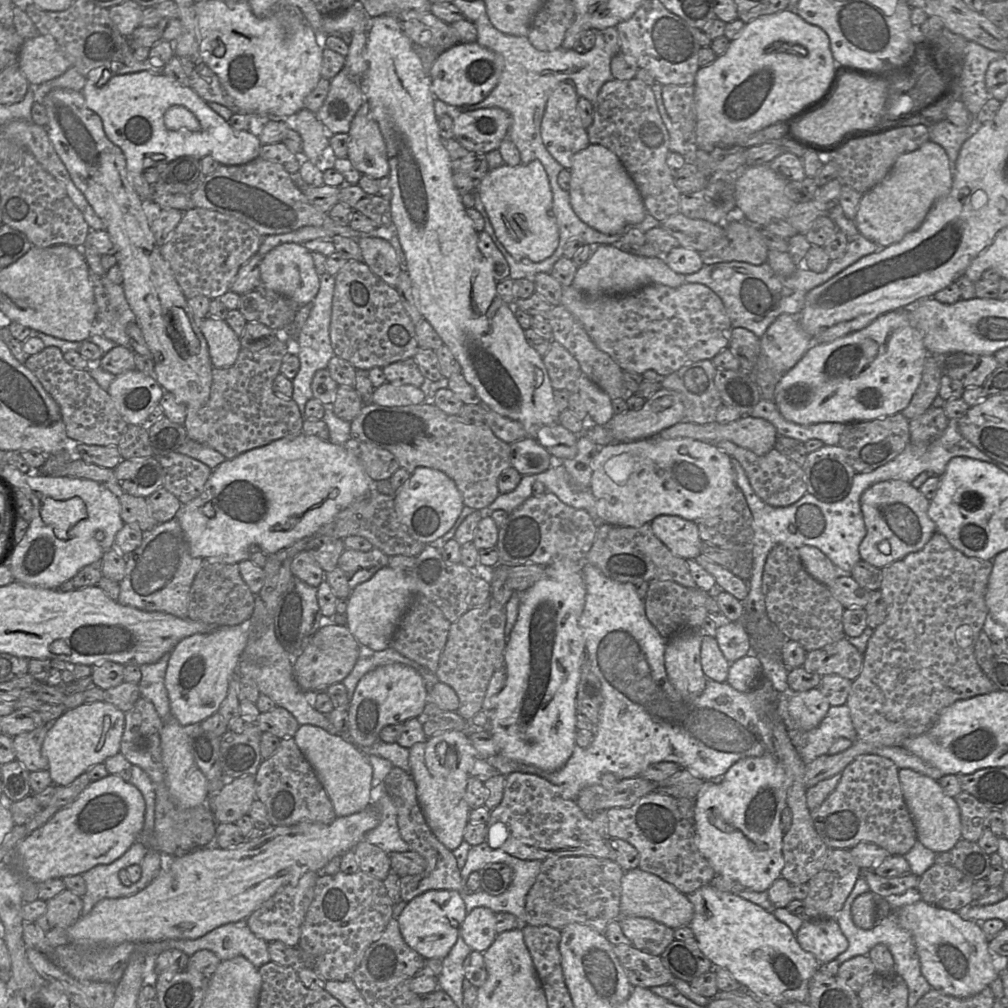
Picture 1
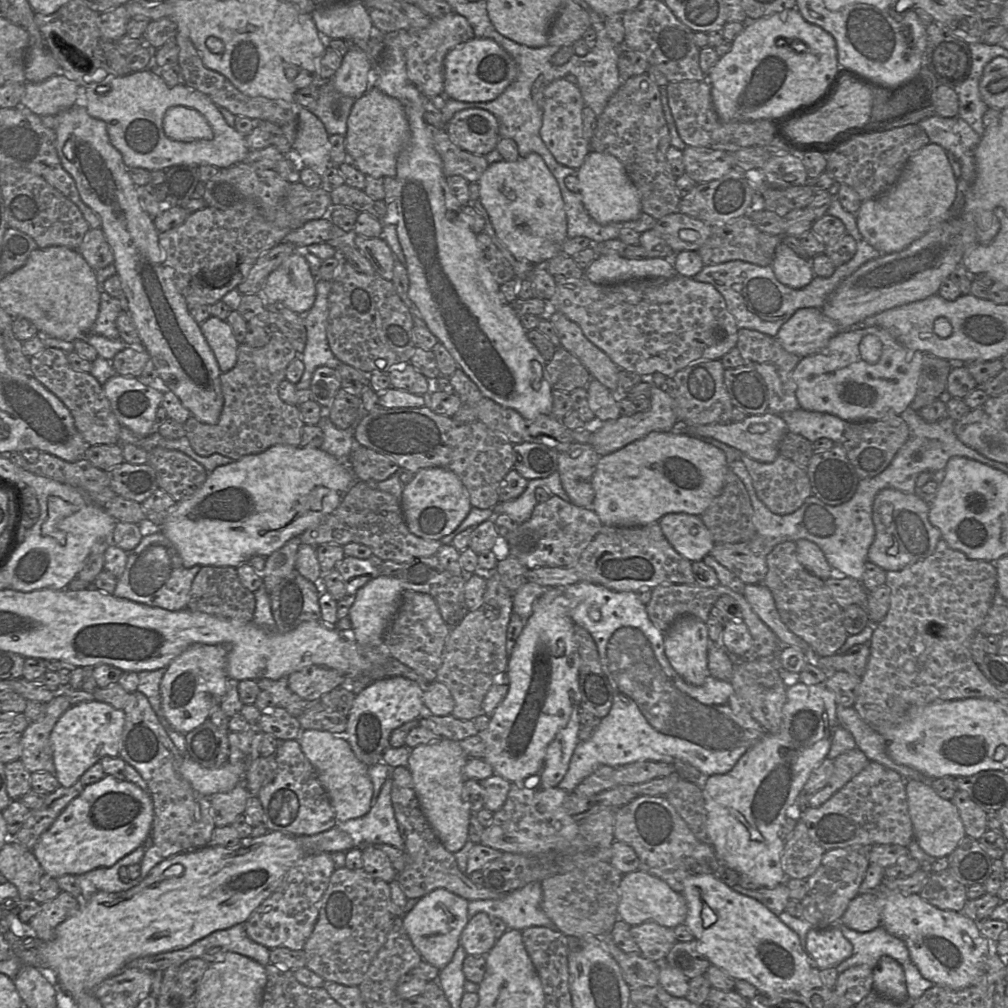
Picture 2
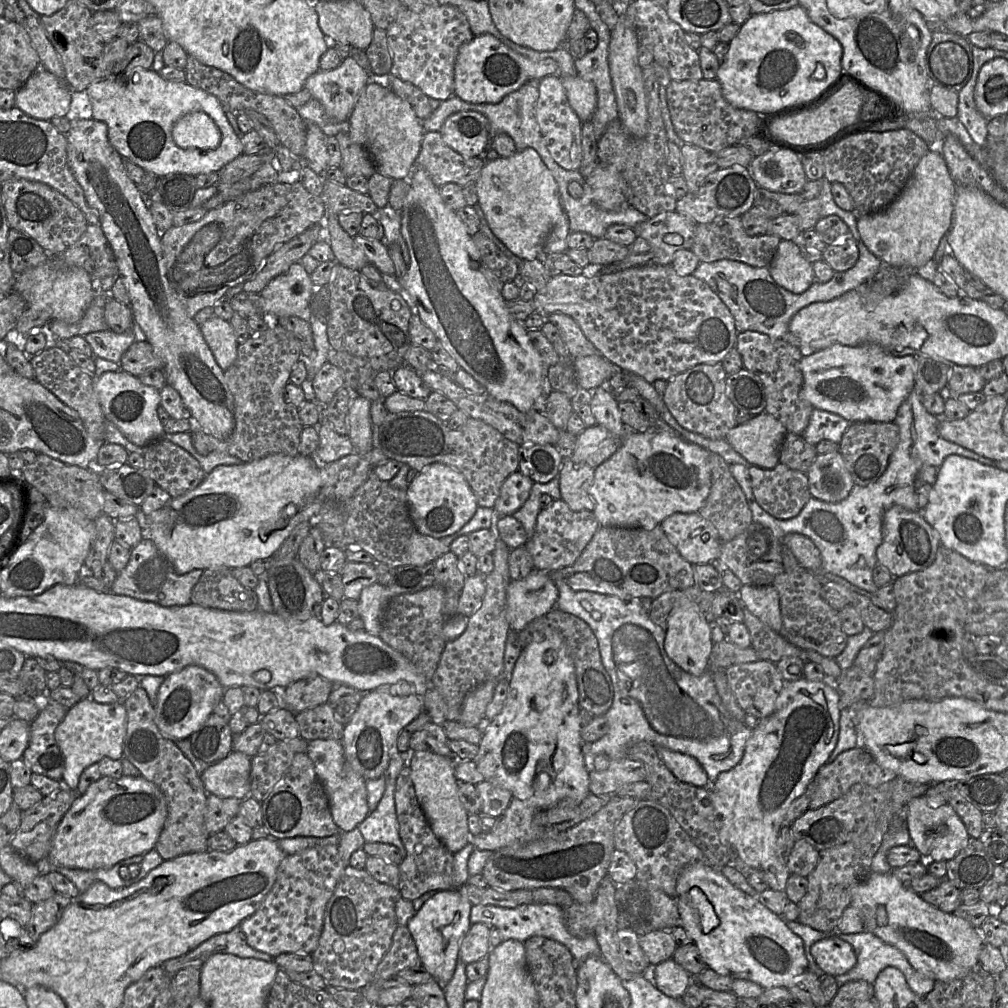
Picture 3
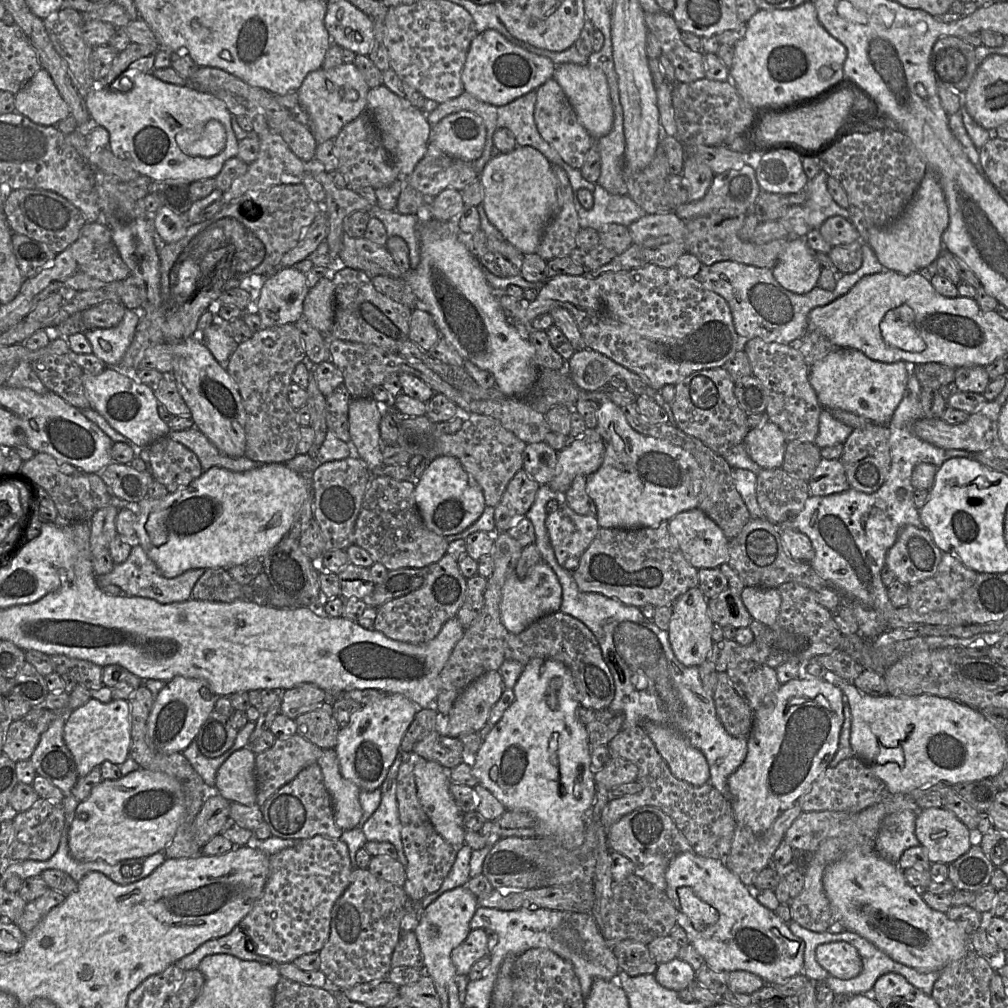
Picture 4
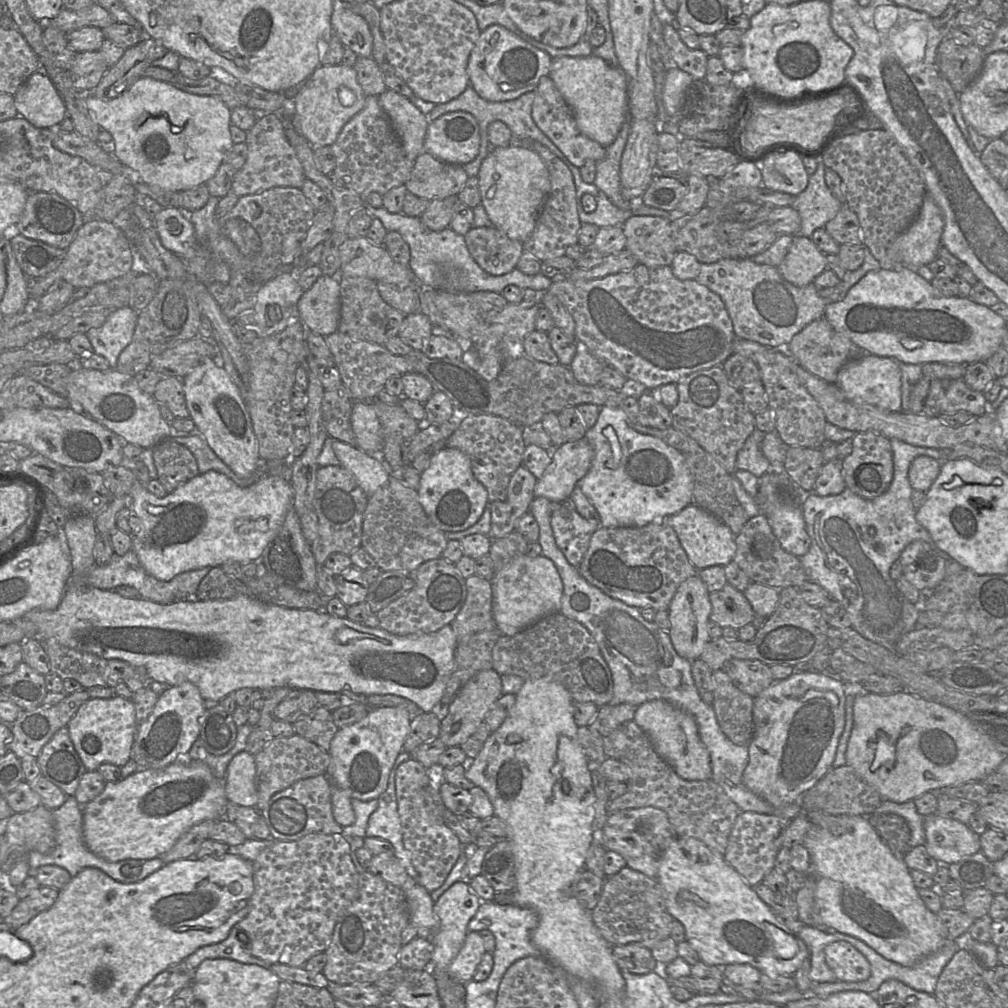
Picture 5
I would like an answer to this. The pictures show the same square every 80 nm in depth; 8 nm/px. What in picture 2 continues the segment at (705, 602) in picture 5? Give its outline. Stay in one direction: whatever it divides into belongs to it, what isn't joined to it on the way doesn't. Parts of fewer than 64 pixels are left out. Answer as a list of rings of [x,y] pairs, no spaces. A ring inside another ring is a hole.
[[[683,615],[678,617],[665,632],[664,653],[673,669],[688,684],[701,686],[710,675],[707,655],[711,643],[706,622],[693,615]]]

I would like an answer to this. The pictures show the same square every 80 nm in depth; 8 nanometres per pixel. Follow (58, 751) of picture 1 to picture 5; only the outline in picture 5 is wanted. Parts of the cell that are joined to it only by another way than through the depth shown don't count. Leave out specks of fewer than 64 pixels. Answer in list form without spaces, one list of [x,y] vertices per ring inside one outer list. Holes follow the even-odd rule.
[[[124,697],[90,698],[71,718],[67,728],[74,748],[88,772],[106,763],[121,768],[131,758],[138,729],[134,703]]]

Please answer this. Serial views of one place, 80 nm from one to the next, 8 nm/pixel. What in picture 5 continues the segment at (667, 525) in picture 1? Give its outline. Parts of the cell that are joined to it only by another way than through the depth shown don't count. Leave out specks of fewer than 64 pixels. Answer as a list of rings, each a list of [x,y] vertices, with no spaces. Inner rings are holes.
[[[691,504],[671,516],[669,522],[688,559],[698,571],[715,565],[725,566],[733,561],[736,553],[735,535],[726,524],[710,512]]]

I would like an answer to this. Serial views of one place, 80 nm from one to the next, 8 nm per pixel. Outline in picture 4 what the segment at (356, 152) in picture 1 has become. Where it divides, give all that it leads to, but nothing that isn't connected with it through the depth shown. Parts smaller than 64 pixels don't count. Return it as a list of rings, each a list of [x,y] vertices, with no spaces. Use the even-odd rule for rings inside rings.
[[[384,85],[369,89],[367,111],[372,117],[384,148],[399,170],[400,177],[407,177],[425,155],[430,141],[432,128],[427,121],[426,113]]]

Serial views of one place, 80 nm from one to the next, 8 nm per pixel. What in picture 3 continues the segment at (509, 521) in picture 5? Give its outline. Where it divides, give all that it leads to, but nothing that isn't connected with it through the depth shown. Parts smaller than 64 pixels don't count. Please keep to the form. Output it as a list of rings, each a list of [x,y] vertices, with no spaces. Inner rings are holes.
[[[519,470],[509,475],[493,507],[500,516],[512,516],[527,501],[534,481]]]

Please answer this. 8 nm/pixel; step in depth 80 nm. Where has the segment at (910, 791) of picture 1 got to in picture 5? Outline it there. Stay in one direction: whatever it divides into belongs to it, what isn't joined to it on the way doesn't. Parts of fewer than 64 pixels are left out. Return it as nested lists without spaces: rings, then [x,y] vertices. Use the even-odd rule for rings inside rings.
[[[930,815],[925,817],[925,846],[940,864],[949,866],[981,850],[980,835],[957,820]]]

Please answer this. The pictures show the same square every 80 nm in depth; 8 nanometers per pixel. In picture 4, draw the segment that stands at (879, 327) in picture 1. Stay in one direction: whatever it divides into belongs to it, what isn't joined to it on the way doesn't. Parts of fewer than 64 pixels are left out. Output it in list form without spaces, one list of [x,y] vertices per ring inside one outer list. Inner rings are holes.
[[[836,348],[809,367],[809,381],[823,409],[845,410],[885,425],[891,421],[903,398],[909,374],[910,365],[903,361],[876,361],[849,348]]]

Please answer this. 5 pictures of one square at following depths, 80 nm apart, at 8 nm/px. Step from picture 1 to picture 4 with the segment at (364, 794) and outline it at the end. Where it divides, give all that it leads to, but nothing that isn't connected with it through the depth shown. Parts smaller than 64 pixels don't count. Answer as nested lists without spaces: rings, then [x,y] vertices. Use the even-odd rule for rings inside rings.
[[[335,749],[323,750],[317,764],[331,796],[336,825],[343,831],[356,828],[363,815],[359,802],[361,789],[341,775]]]

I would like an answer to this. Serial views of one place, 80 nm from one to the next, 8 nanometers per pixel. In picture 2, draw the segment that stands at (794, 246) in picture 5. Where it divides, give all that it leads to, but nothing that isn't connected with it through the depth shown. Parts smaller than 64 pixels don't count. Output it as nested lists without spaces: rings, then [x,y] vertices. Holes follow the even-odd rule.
[[[782,242],[775,248],[771,267],[776,279],[793,289],[807,286],[815,276],[810,259],[799,257]]]

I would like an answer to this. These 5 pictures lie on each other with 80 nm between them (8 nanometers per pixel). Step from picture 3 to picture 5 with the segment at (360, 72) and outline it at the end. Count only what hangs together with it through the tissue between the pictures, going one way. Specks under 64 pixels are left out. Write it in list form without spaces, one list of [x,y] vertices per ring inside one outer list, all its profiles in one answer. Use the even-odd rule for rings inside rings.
[[[343,64],[320,66],[298,87],[292,123],[313,148],[331,146],[346,123],[364,108],[365,102],[366,95],[354,67]]]

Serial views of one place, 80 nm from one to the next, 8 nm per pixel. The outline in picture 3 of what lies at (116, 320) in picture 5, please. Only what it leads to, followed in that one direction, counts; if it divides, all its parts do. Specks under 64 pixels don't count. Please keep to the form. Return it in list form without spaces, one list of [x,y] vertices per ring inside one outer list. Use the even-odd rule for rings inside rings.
[[[138,325],[124,333],[116,333],[110,329],[86,334],[85,340],[93,350],[93,357],[100,357],[119,363],[122,355],[136,341],[145,340],[144,334]]]

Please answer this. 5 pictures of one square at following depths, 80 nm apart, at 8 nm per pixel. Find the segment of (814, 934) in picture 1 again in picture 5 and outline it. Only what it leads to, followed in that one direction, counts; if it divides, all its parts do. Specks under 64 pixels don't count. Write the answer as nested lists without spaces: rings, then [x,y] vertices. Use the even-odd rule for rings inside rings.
[[[837,941],[826,946],[825,960],[828,967],[842,982],[861,982],[871,975],[871,965],[867,958],[854,946],[845,941]]]

